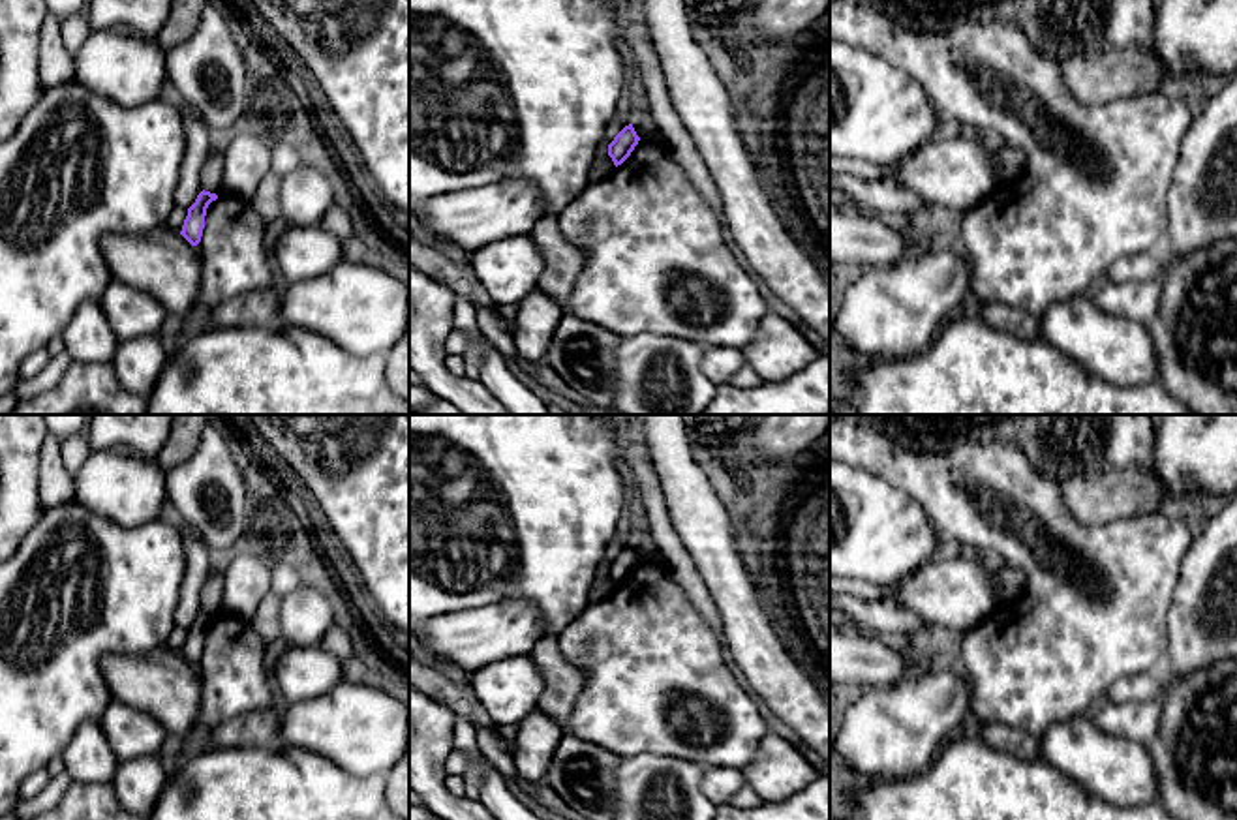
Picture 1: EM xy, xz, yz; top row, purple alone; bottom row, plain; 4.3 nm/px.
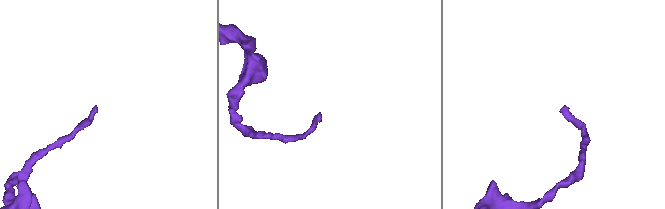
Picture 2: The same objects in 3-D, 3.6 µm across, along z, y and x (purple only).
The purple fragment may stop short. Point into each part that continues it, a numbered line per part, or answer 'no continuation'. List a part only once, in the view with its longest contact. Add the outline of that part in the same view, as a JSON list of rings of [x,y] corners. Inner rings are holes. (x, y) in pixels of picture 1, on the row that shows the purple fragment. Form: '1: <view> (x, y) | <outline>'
no continuation

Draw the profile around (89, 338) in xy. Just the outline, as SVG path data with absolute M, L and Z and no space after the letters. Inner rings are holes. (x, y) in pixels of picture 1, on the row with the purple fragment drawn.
M88 300L77 308L62 340L73 362L111 364L118 347L99 300Z

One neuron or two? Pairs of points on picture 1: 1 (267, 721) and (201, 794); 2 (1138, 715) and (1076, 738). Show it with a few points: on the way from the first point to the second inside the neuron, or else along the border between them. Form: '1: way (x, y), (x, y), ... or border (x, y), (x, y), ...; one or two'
1: border (282, 744), (278, 747), (209, 749); two
2: border (1091, 719), (1108, 734), (1130, 738), (1142, 745); two

